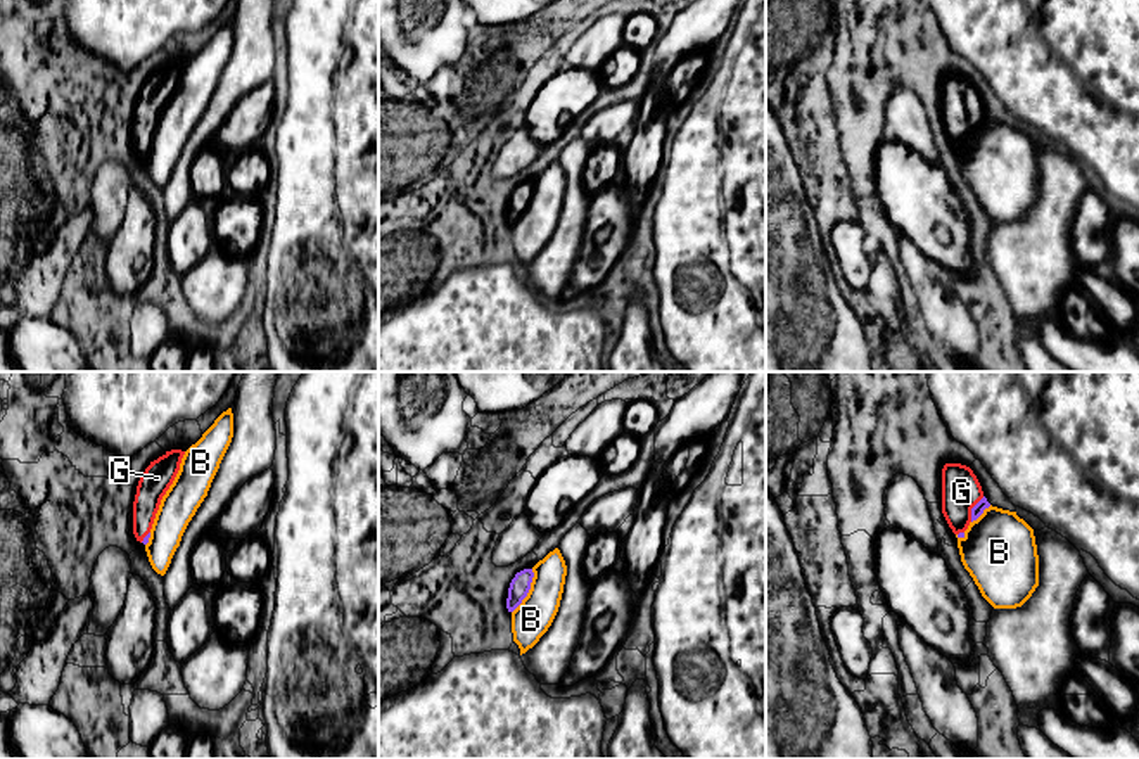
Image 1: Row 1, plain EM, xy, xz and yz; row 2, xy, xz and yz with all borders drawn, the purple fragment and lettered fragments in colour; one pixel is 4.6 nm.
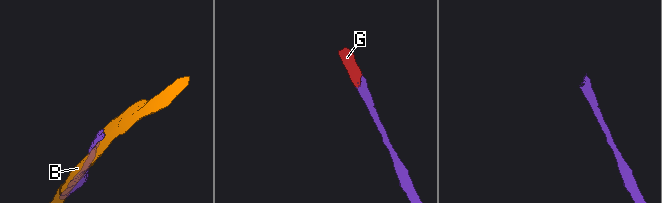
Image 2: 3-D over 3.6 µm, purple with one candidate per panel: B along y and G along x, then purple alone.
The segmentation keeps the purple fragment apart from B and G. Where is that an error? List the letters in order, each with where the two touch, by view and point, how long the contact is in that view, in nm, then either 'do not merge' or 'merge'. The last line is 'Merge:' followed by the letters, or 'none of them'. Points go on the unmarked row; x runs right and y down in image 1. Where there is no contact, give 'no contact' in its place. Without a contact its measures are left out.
B: meets purple in xz at (528, 204); contact 220 nm long; do not merge
G: meets purple in yz at (972, 121); contact 140 nm long; merge
Merge: G

